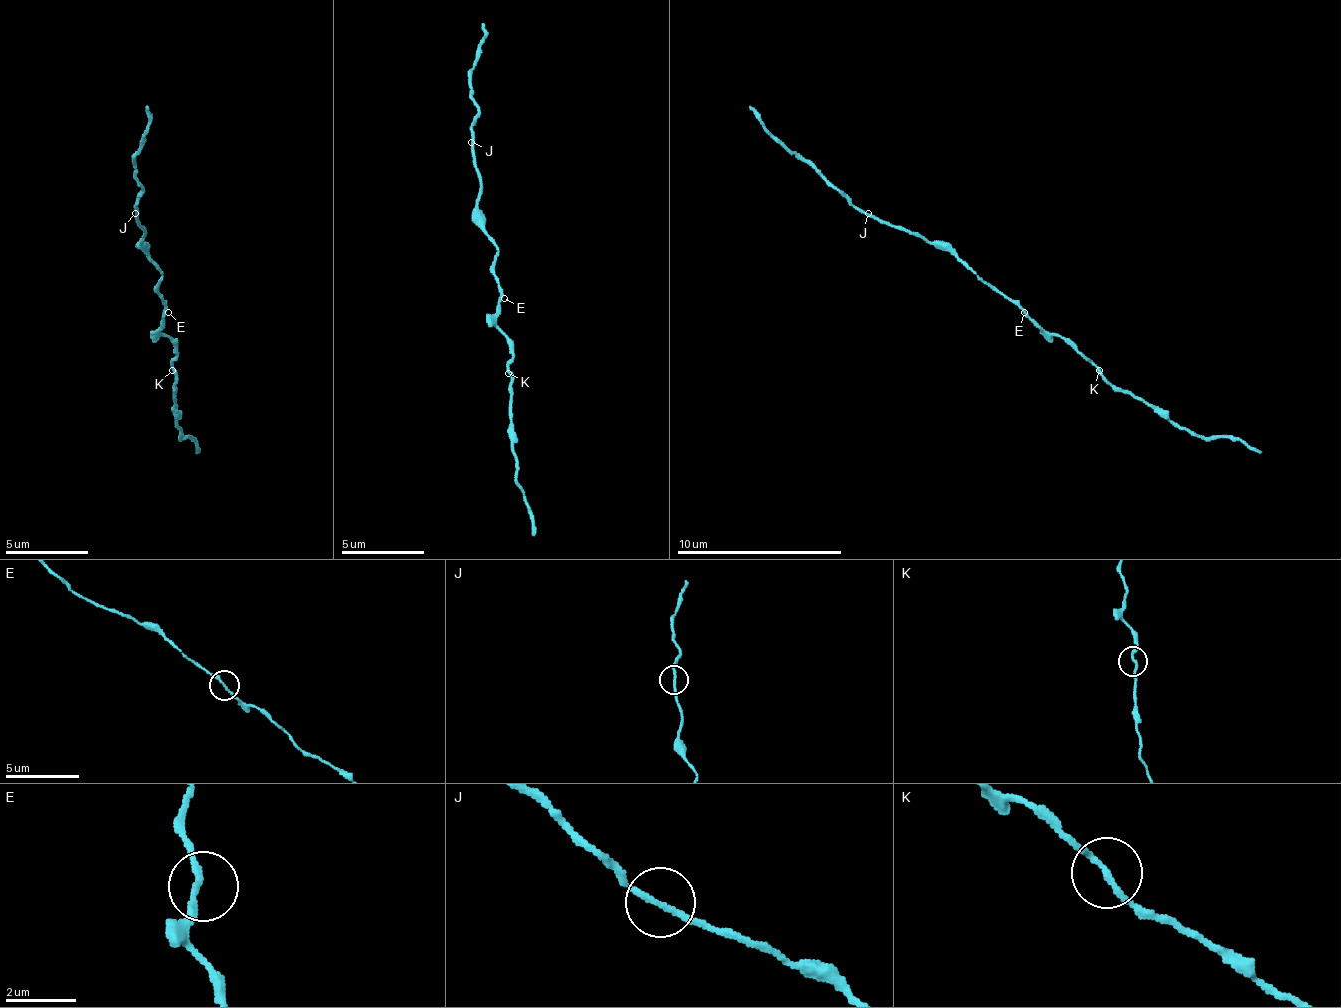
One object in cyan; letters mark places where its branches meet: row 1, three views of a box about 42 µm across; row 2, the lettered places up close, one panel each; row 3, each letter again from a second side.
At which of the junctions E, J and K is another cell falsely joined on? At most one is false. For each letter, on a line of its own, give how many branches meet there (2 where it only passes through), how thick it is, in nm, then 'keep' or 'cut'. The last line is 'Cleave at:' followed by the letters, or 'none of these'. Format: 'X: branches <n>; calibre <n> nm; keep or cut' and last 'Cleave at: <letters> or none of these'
E: branches 2; calibre 180 nm; keep
J: branches 2; calibre 170 nm; cut
K: branches 2; calibre 170 nm; keep
Cleave at: J

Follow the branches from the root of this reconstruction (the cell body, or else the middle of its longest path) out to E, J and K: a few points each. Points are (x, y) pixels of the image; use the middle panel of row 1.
E: (495, 273), (495, 282), (504, 298)
J: (495, 273), (495, 240), (479, 219), (479, 170), (475, 165), (475, 145), (470, 141)
K: (495, 273), (499, 286), (495, 327), (508, 340), (512, 352), (508, 373)

